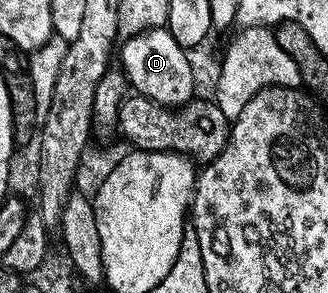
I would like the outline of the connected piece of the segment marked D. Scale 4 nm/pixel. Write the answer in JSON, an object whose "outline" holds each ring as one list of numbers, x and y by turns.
{"outline":[[162,27,160,29,149,29,147,32,137,33,133,37,126,38,122,42,122,44,124,44,122,49,121,49,121,46,119,49,119,55,120,55,120,51,121,51,121,62,119,62,119,63,120,63,120,66,122,67,122,70,124,71,124,73,126,75,126,80,128,81,128,84,132,88,133,88,133,86,135,87,134,92,136,94,139,94,140,96,143,96,143,97,147,97,147,98,151,99,152,101,155,101,155,102,159,103,160,105,167,106,169,108,177,108,180,105,185,105,186,102,188,102,194,98,194,95,196,94,196,93,194,93,194,91,195,91,195,73,193,71,193,67,192,67,191,61,189,59,190,54,184,48,182,48,182,46,179,43,176,43,174,37,170,35,168,28]]}

